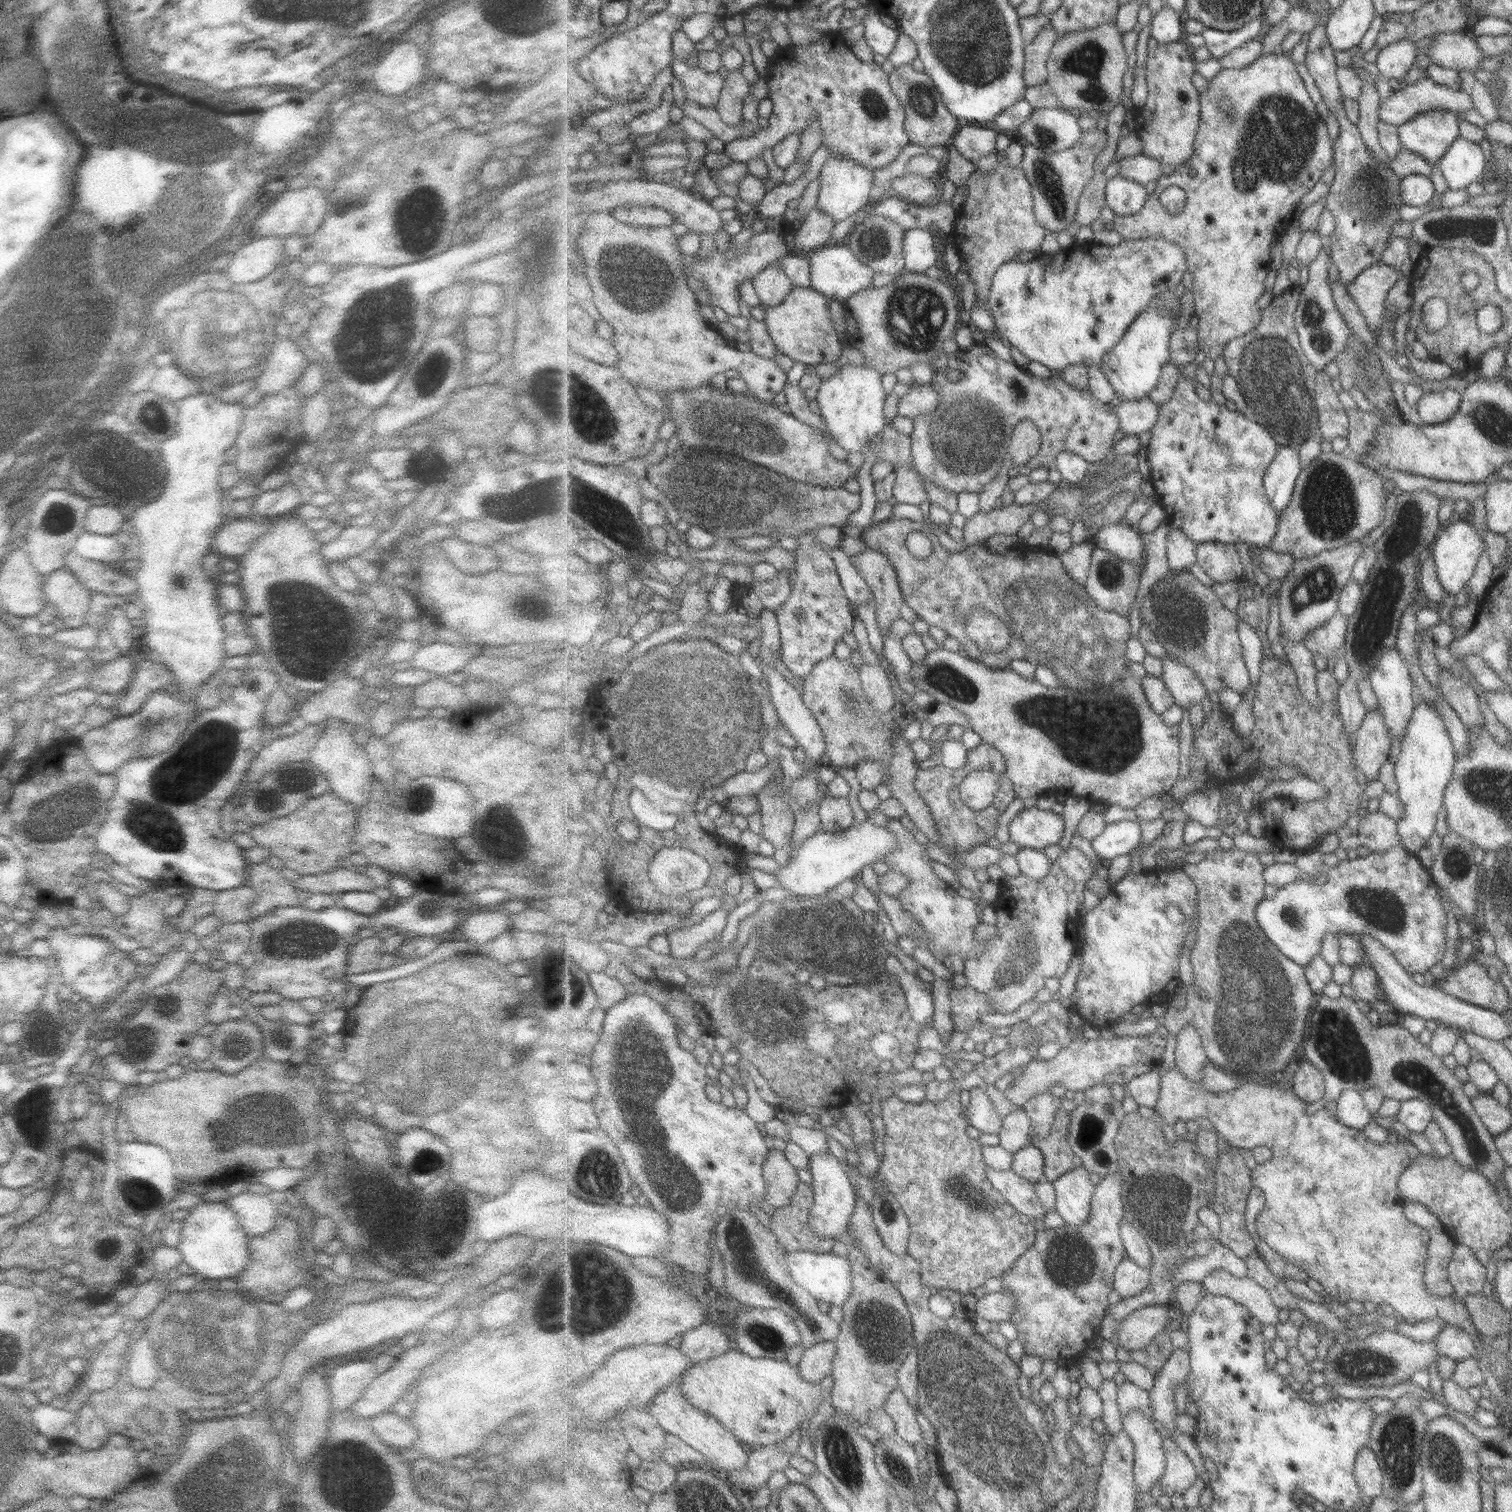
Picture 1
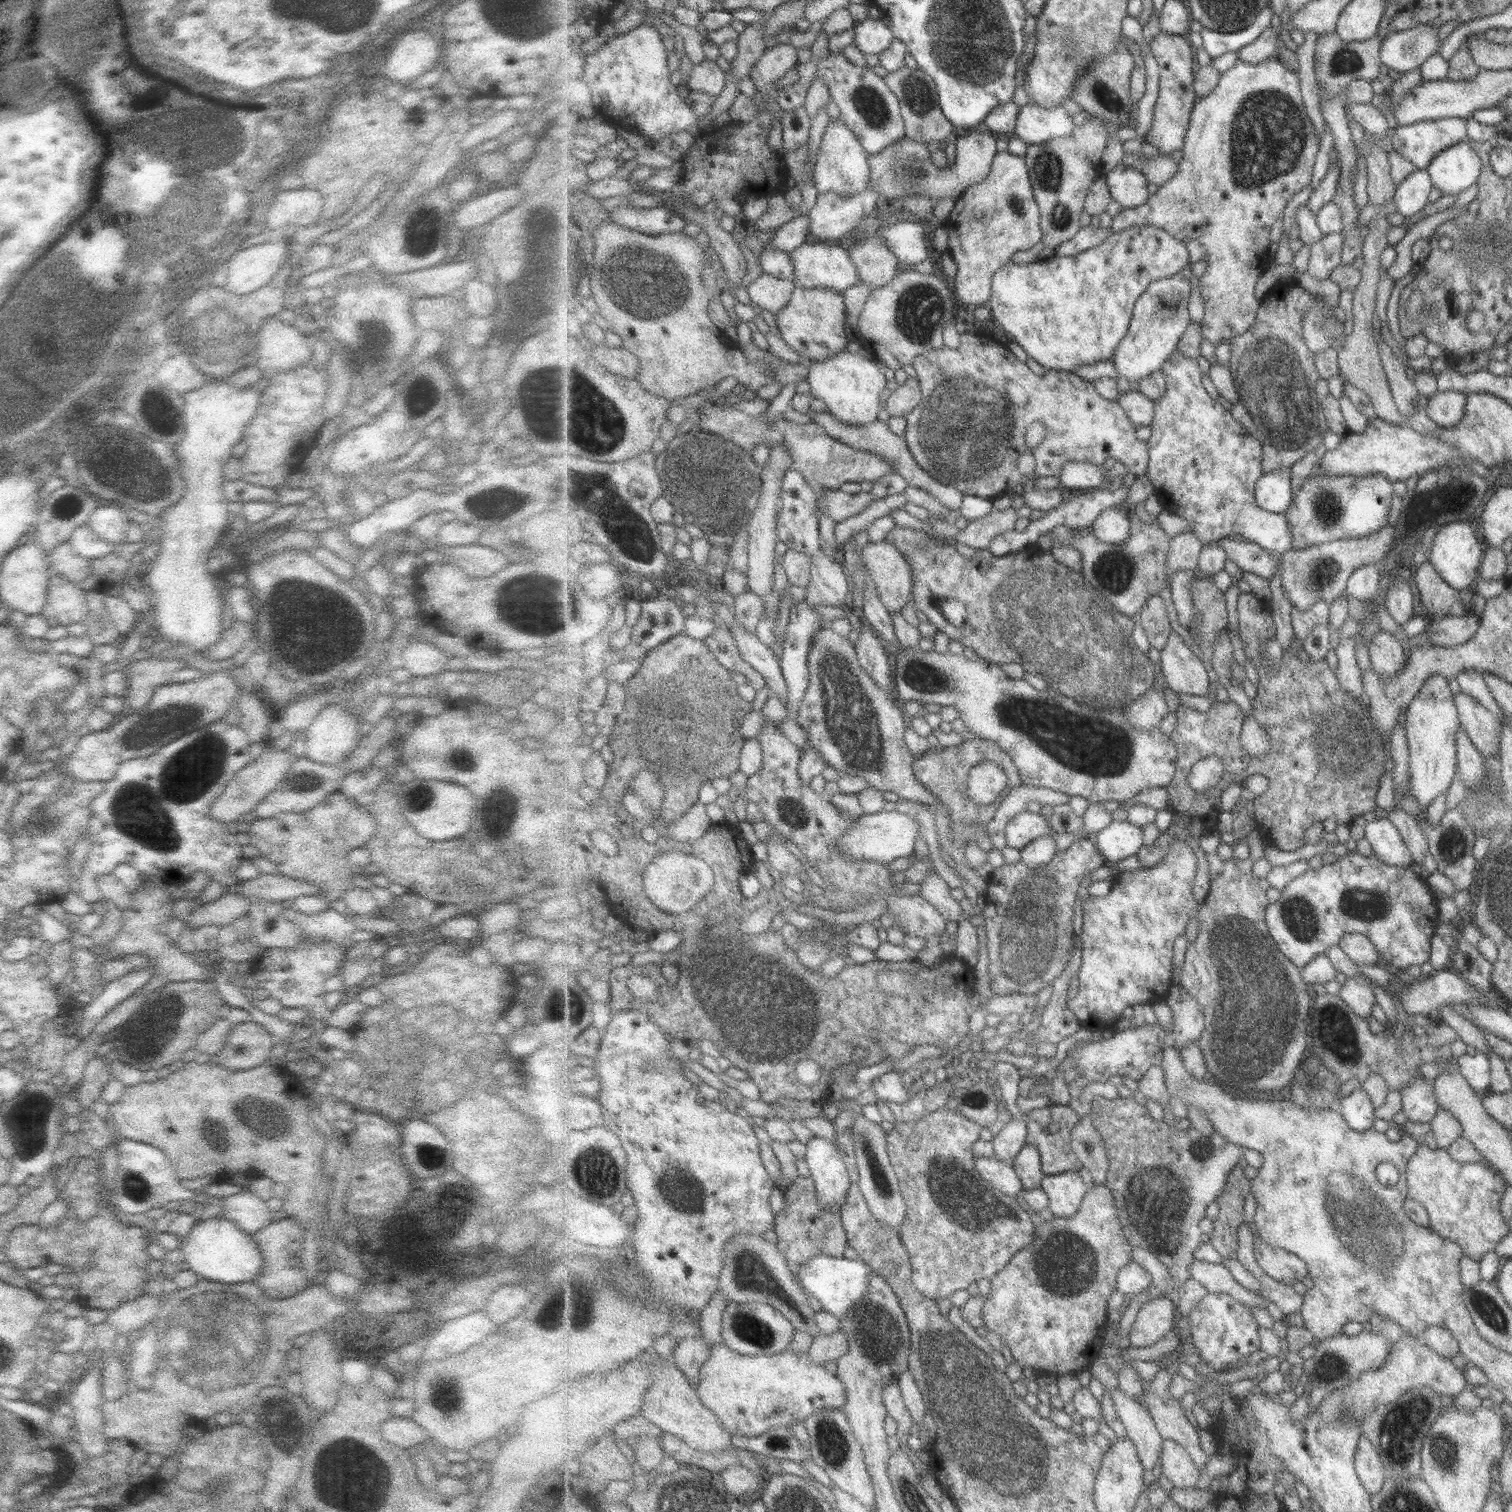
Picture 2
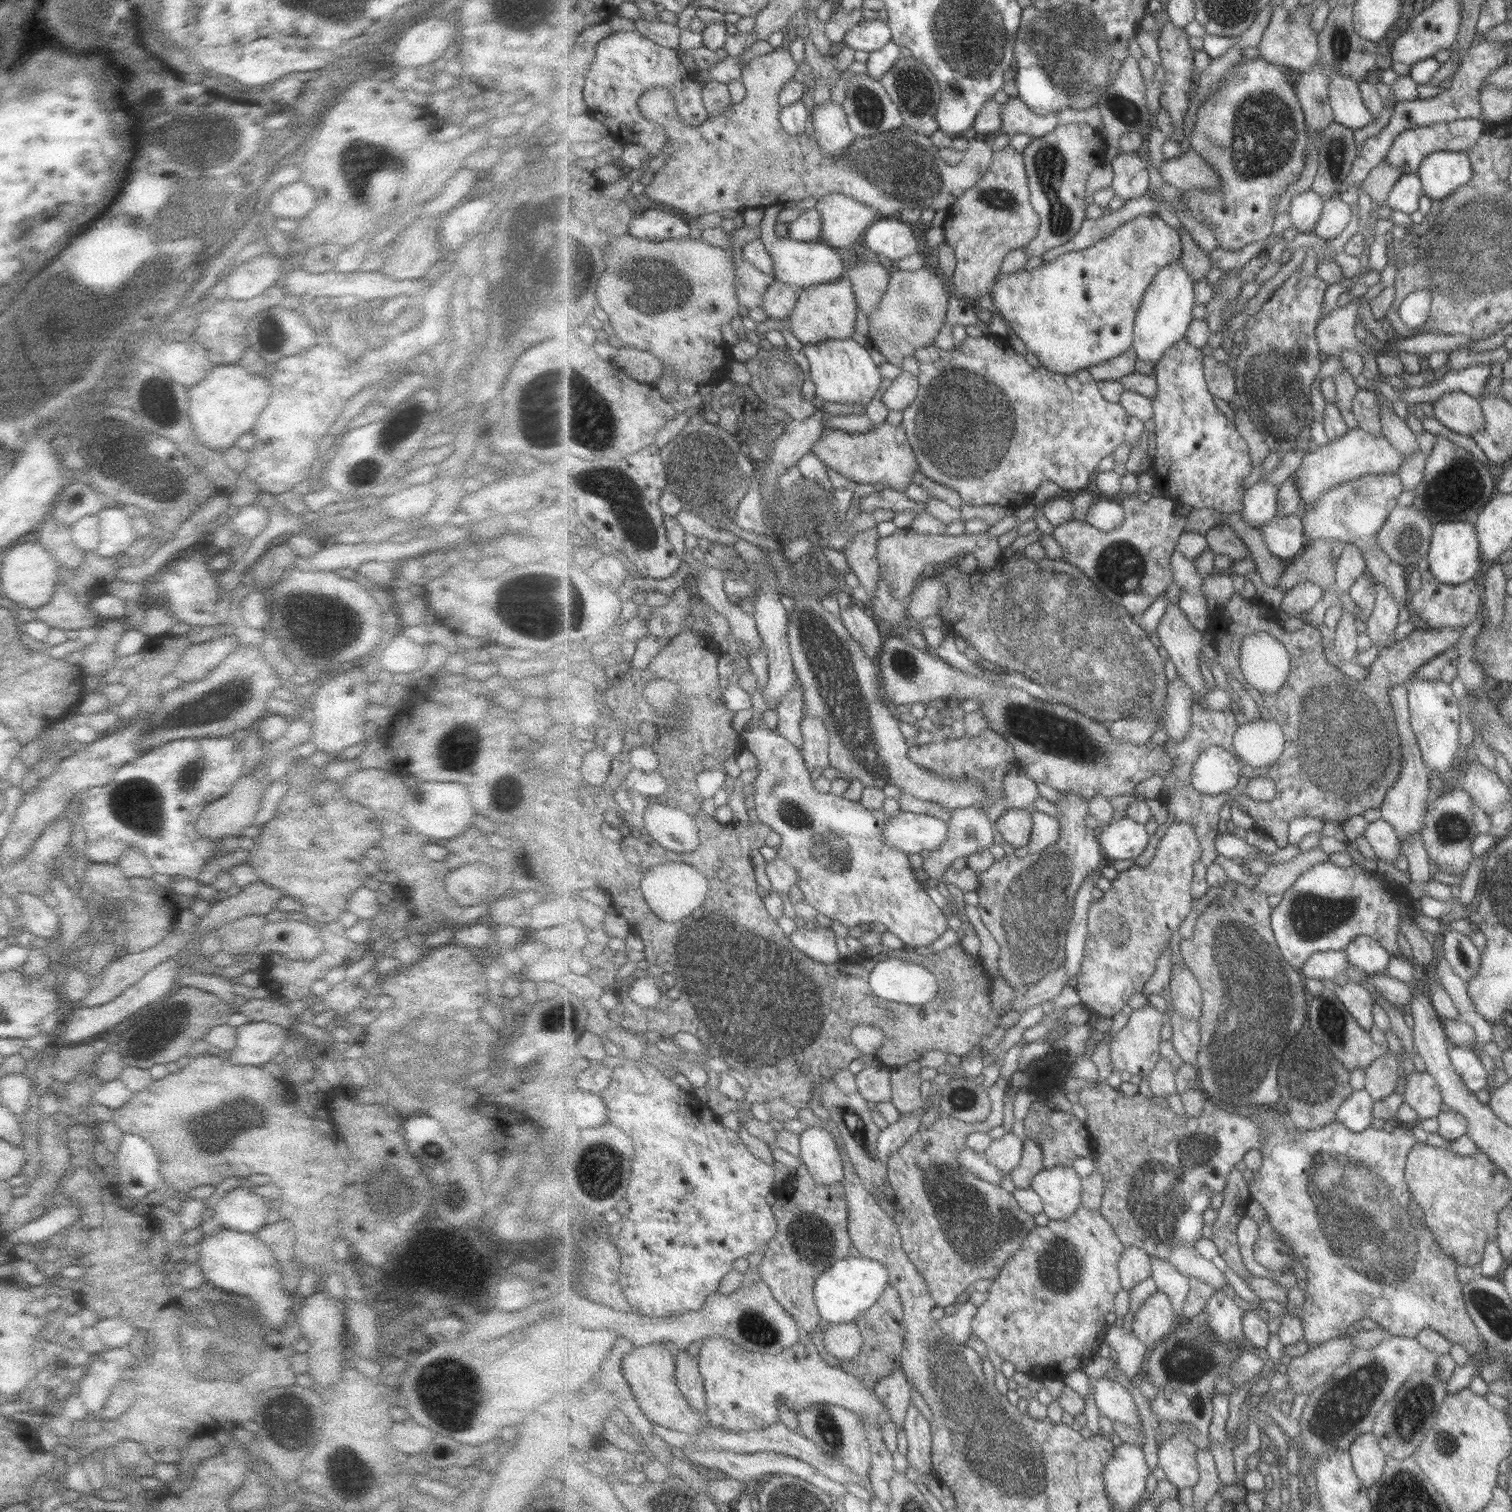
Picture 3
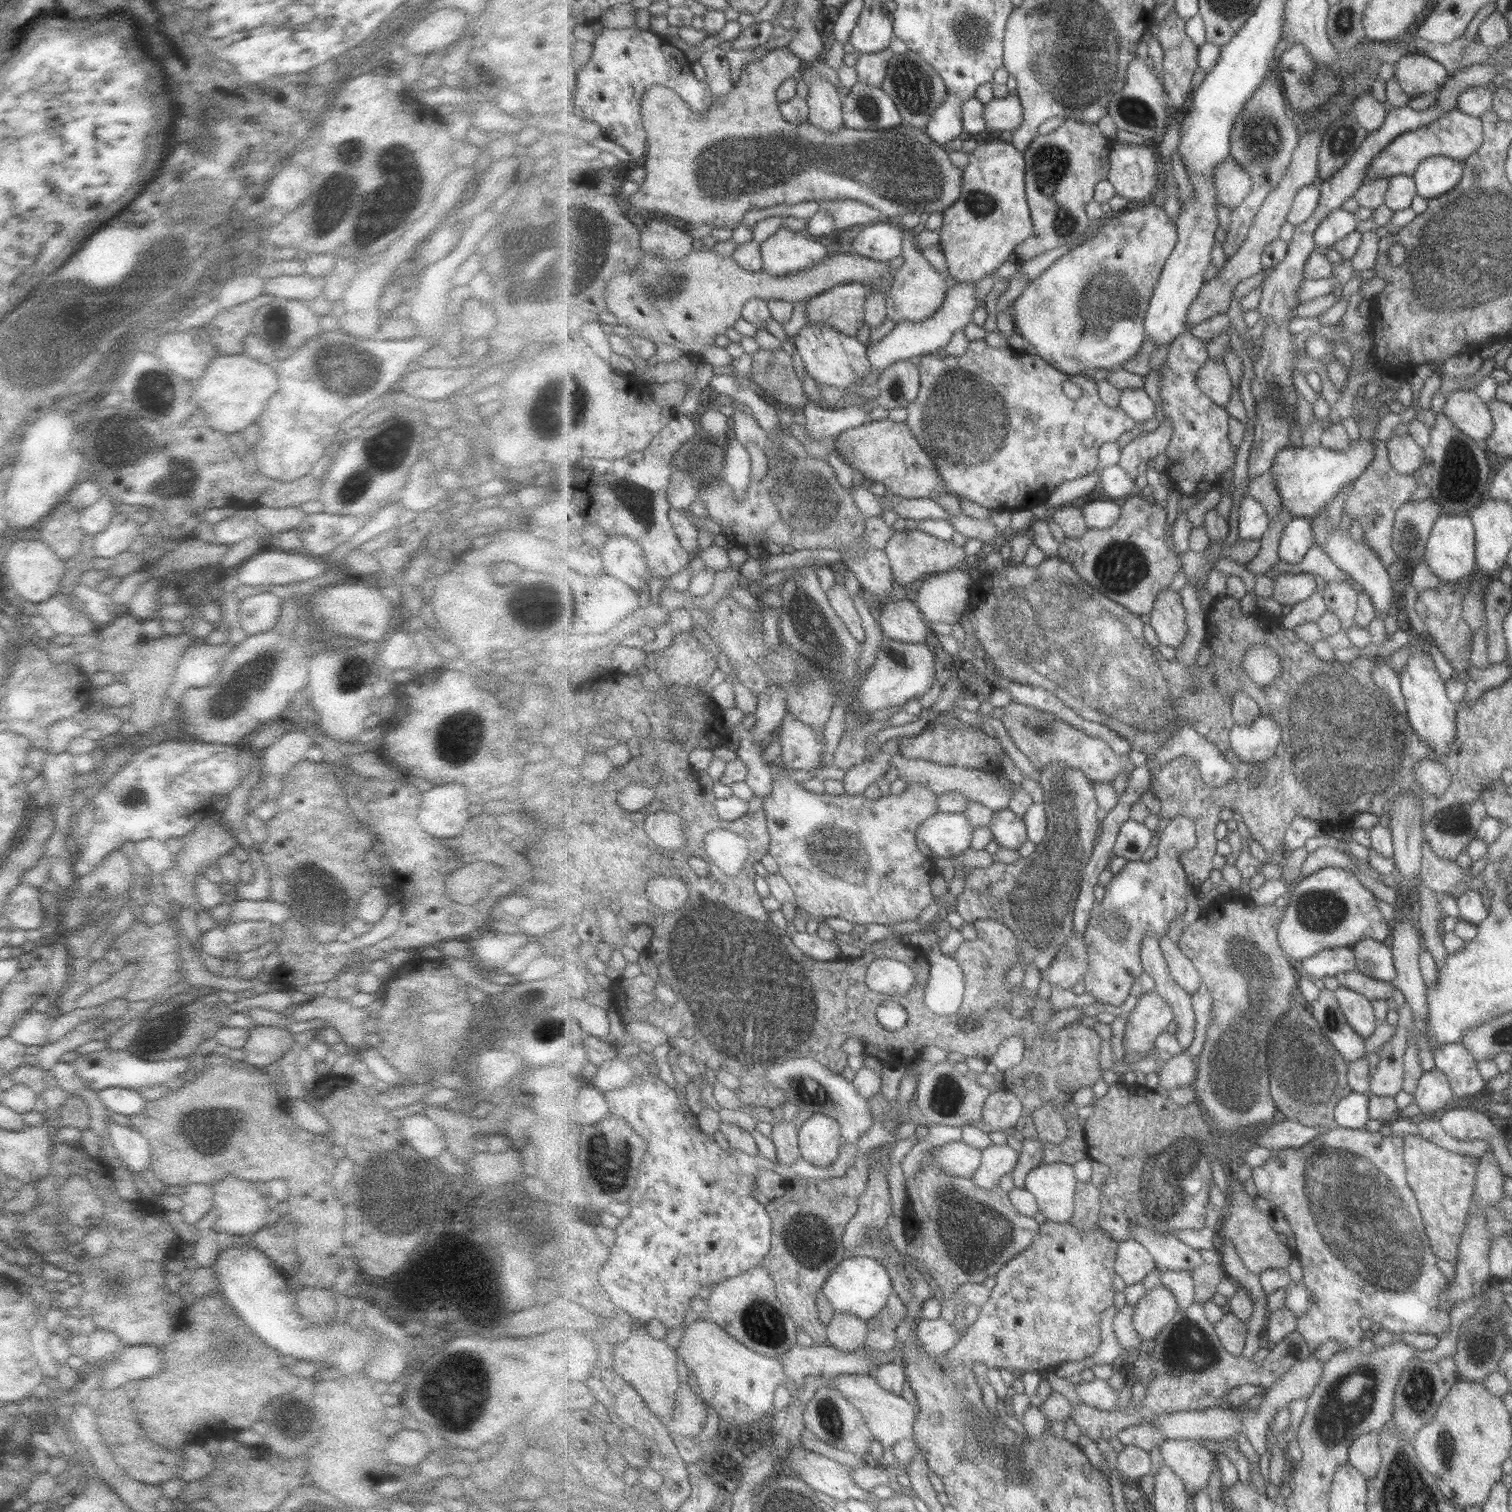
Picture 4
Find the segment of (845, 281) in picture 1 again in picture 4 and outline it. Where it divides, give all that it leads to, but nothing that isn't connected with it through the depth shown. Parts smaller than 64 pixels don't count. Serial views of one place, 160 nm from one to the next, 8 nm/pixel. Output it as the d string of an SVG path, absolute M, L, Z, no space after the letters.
M781 227L773 236L762 242L763 271L771 276L785 276L807 271L825 261L831 248L827 242L815 242L804 231Z

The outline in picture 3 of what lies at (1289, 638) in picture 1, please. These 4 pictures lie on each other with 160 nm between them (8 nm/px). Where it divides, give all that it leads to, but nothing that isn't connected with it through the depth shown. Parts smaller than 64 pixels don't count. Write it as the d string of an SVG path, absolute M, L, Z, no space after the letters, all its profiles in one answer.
M1397 505L1378 534L1380 549L1397 564L1419 564L1428 556L1433 526L1415 508Z

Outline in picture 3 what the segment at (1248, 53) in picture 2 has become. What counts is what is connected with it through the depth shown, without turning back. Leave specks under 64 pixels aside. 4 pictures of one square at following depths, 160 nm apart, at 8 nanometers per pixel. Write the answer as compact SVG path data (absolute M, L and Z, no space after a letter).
M1298 5L1290 17L1284 7L1279 6L1273 11L1270 23L1257 46L1261 59L1280 65L1284 69L1292 68L1299 73L1310 71L1318 65L1320 59L1318 34L1311 28L1311 14L1307 5Z

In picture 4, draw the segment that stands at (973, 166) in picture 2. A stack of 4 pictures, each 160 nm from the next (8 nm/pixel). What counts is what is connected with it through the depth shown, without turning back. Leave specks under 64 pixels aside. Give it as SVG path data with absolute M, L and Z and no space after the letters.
M787 47L774 48L761 58L761 60L753 60L749 62L740 74L738 83L733 87L730 94L726 96L720 103L719 107L711 106L707 116L695 115L691 111L691 106L687 105L687 101L673 89L655 85L649 87L645 95L643 95L643 123L648 135L647 154L644 168L646 169L646 178L640 184L638 191L628 197L627 209L634 211L661 212L670 214L683 220L695 229L703 223L711 224L713 228L733 229L739 222L743 214L747 214L751 208L769 208L769 206L777 206L777 204L799 204L805 201L841 201L841 200L857 200L876 208L883 214L884 219L898 219L909 213L923 214L923 212L943 212L950 206L957 203L962 196L962 185L964 180L963 169L953 165L950 160L948 150L945 152L944 146L937 144L932 140L923 129L910 128L906 124L899 125L893 129L883 129L879 131L857 131L844 127L841 131L829 135L821 131L821 129L807 122L803 125L793 125L783 117L781 101L778 99L778 90L782 84L791 77L797 77L798 72L803 71L806 62L801 60L793 51Z

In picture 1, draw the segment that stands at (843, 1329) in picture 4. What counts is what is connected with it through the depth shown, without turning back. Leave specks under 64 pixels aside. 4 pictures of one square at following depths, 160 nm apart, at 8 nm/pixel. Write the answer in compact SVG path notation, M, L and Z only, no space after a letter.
M833 1340L804 1347L798 1363L802 1378L812 1384L821 1384L822 1378L832 1376L835 1356L837 1356L837 1345Z

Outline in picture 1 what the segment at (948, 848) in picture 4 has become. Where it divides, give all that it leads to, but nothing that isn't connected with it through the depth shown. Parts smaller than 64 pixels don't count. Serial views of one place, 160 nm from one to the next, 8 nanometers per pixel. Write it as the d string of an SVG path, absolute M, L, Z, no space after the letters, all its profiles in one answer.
M869 821L854 824L847 830L823 832L817 830L808 839L800 842L788 863L773 877L776 886L793 892L795 897L824 897L837 889L845 880L850 880L875 861L894 851L896 838L888 825L873 825Z

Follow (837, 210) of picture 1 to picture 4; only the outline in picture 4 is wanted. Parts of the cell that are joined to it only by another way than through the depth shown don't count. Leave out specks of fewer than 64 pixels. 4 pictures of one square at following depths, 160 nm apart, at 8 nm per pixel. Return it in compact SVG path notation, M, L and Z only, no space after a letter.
M804 71L804 79L809 83L810 93L807 98L810 114L808 122L829 135L841 131L844 126L842 97L838 85L830 80Z

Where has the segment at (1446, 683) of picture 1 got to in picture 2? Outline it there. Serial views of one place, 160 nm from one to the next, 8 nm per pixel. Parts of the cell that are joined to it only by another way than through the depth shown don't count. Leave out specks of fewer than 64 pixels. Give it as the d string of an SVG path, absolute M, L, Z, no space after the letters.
M1464 692L1454 694L1463 734L1482 757L1497 757L1502 720Z

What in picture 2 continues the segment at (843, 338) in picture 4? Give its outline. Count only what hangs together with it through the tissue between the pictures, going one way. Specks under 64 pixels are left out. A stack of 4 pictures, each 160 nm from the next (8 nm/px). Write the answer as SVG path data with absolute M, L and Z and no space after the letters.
M843 350L827 360L815 360L809 364L808 383L811 395L825 403L827 411L837 420L849 426L867 426L878 420L884 406L887 378L879 370L877 361Z

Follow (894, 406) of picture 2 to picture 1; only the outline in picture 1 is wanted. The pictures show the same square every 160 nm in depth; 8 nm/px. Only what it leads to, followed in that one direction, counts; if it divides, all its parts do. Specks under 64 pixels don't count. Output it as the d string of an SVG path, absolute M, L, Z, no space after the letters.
M912 382L911 388L899 398L897 414L915 419L925 414L933 414L939 405L939 394L932 384Z

